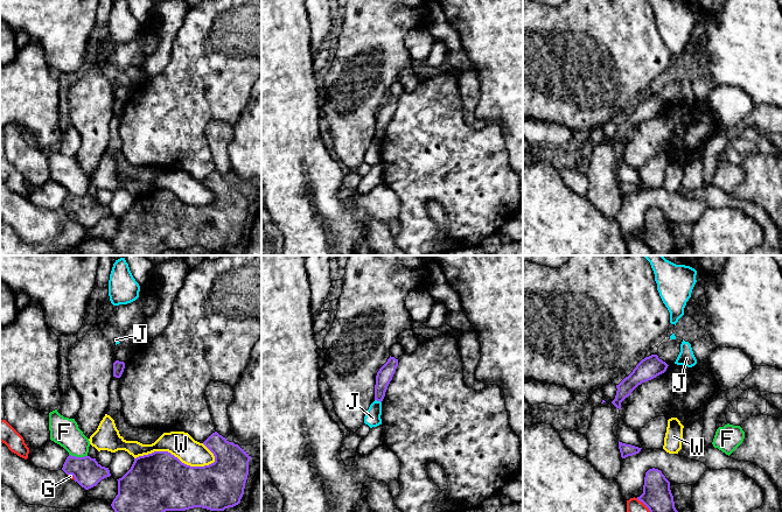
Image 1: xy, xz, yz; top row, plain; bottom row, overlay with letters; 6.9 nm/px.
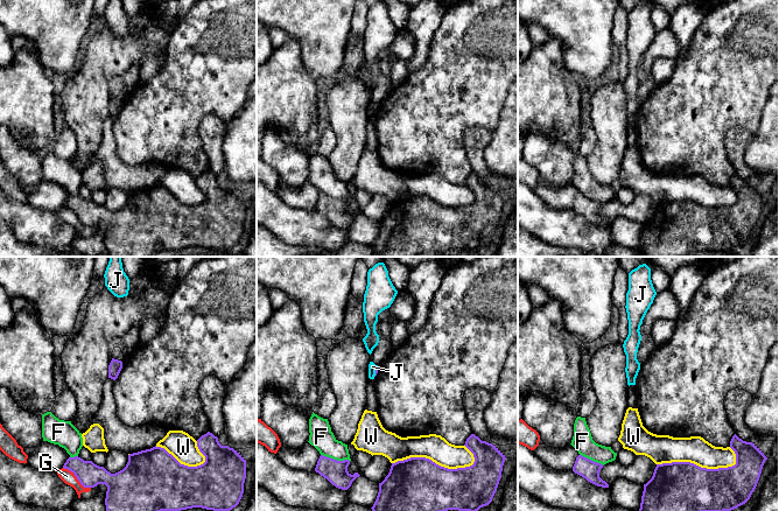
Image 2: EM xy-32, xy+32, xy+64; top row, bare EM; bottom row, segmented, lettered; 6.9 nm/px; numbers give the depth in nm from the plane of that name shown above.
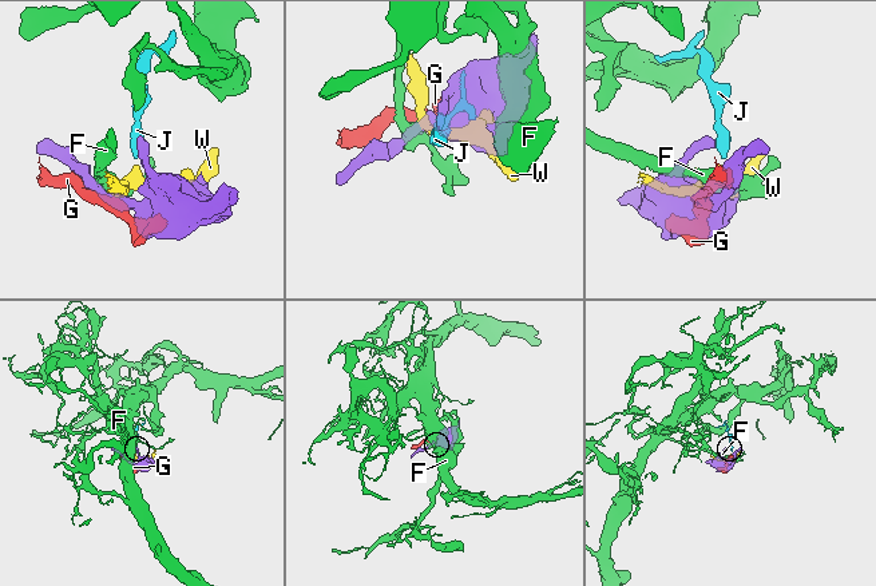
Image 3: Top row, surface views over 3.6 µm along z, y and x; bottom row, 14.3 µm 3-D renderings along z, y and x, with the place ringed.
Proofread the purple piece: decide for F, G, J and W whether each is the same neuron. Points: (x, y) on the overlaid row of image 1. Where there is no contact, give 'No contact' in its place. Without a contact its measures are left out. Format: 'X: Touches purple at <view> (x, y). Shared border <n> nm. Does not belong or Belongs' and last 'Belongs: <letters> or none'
F: Touches purple at xy (78, 457). Shared border 130 nm. Does not belong
G: Touches purple at yz (643, 503). Shared border 140 nm. Does not belong
J: Touches purple at xz (378, 400). Shared border 50 nm. Does not belong
W: Touches purple at xy (176, 457). Shared border 550 nm. Does not belong
Belongs: none

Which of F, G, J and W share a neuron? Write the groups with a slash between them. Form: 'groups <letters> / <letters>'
groups F / G W / J

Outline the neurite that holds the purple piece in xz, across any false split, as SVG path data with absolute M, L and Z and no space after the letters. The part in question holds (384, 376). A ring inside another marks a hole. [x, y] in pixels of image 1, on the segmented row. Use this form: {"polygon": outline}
{"polygon": "M391 357L387 362L379 369L376 376L376 385L375 385L375 400L383 401L385 397L385 392L392 377L396 372L396 367L398 366L398 359Z"}

